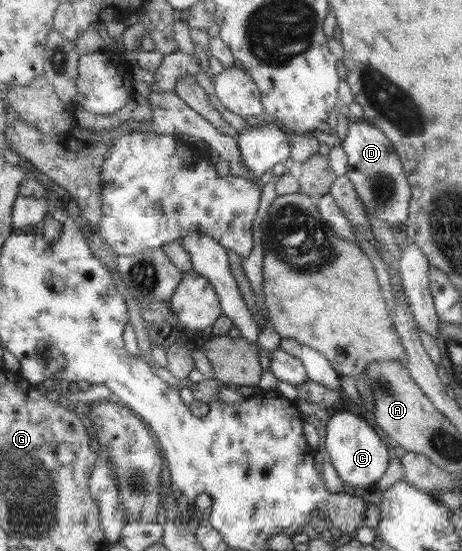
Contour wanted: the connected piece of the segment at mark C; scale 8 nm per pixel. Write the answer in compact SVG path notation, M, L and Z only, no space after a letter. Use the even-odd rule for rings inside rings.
M339 412L333 414L324 427L325 450L329 453L342 482L354 488L366 488L384 477L390 462L388 446L366 420L350 412Z

